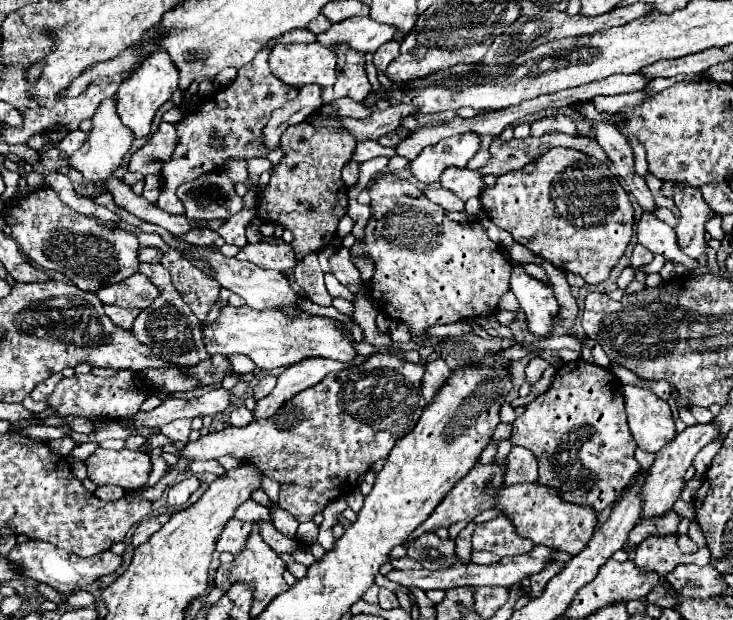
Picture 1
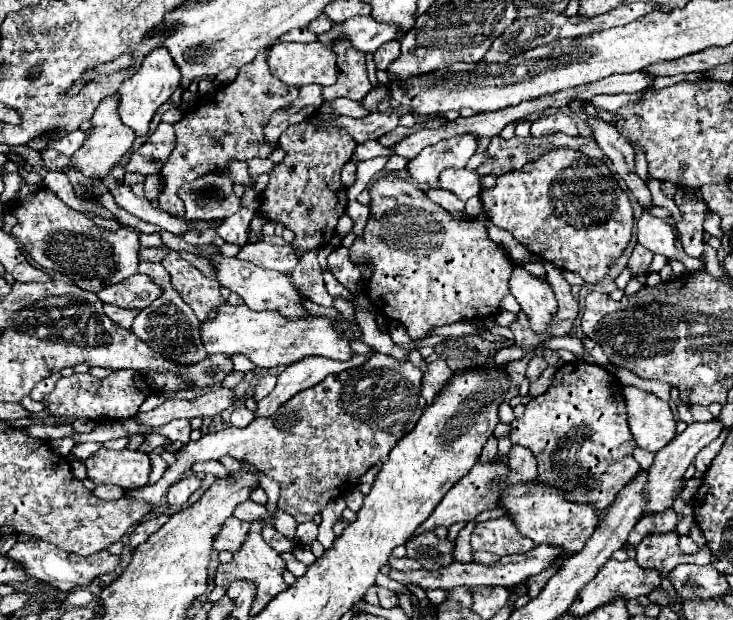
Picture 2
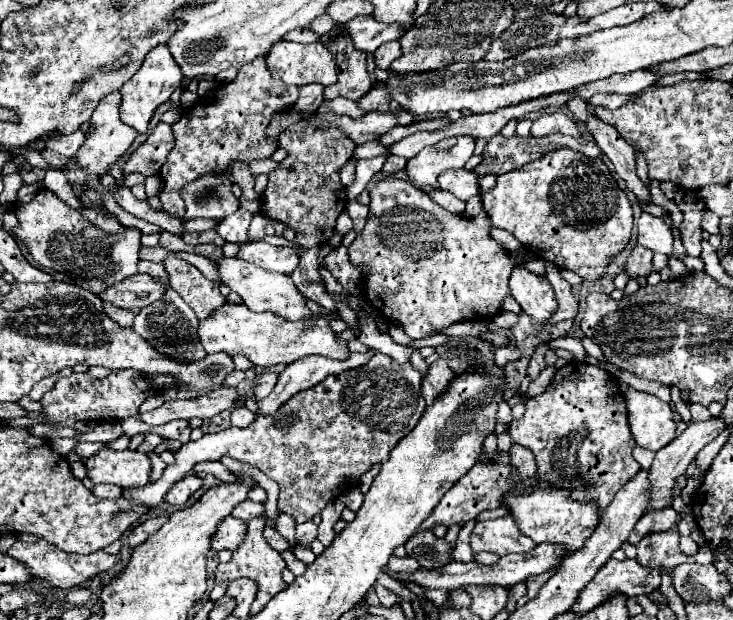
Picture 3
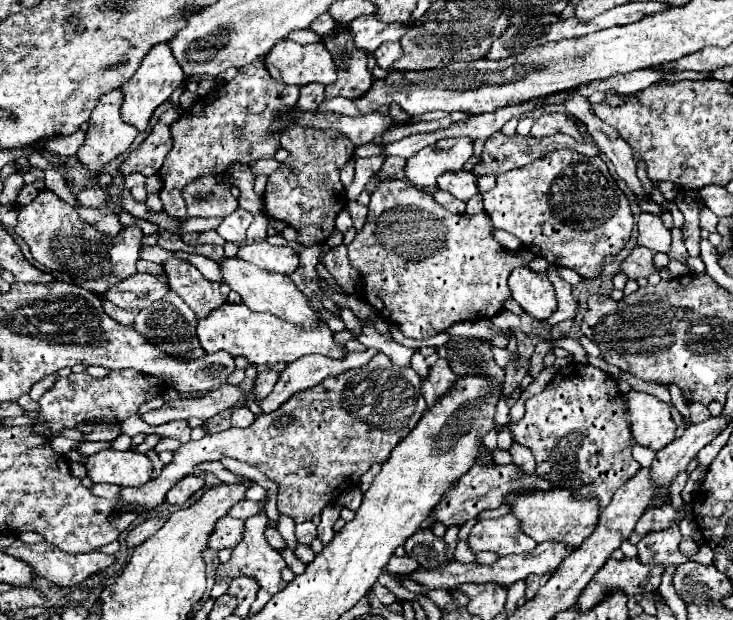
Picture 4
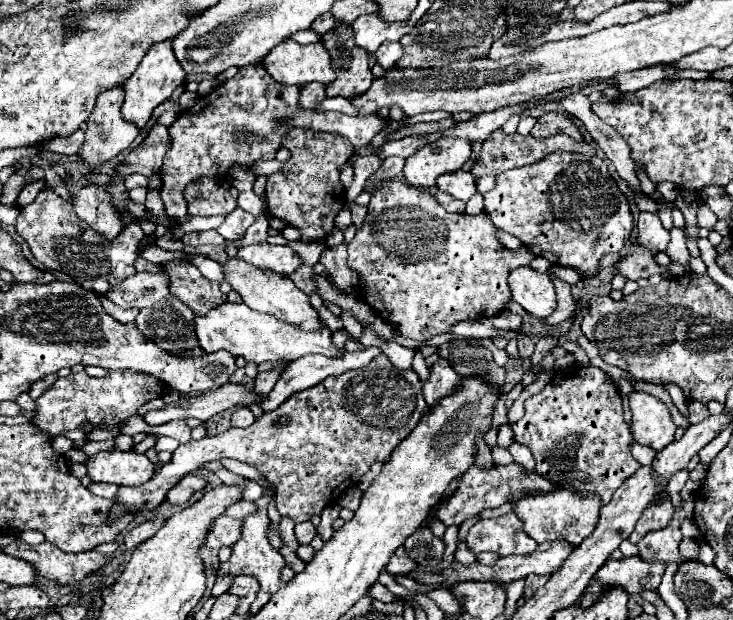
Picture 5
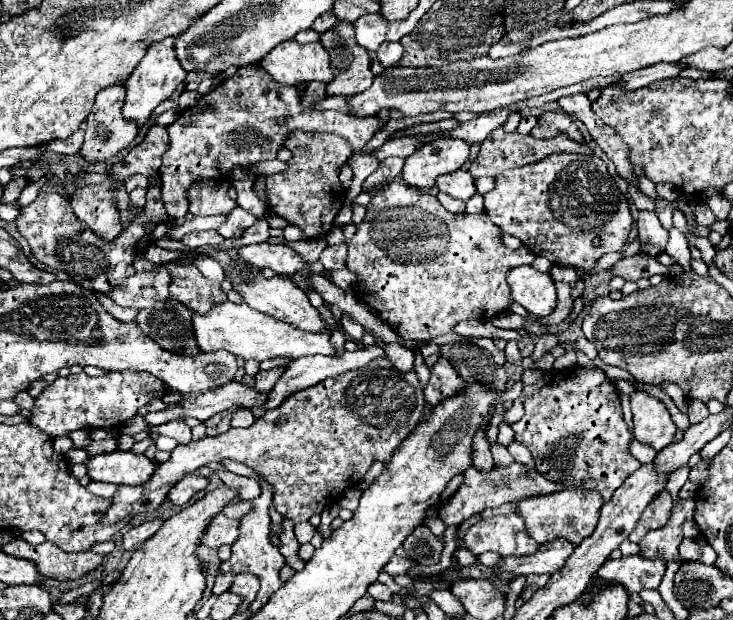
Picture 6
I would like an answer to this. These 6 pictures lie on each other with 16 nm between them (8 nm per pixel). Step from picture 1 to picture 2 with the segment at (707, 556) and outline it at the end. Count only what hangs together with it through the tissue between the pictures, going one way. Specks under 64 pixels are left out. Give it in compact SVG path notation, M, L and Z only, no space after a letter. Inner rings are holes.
M672 532L646 536L636 546L636 562L644 568L660 570L660 574L666 574L684 562L696 562L701 566L707 565L711 563L712 558L712 553L708 547L700 548L696 556L682 554L678 548L678 540L672 540Z

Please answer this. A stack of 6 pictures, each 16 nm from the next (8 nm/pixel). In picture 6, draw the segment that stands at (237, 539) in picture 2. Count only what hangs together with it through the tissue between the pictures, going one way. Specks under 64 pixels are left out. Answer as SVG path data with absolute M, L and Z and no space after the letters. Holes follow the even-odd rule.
M214 516L206 530L200 536L200 542L210 548L220 548L222 544L232 544L238 536L238 520L230 520L226 516Z

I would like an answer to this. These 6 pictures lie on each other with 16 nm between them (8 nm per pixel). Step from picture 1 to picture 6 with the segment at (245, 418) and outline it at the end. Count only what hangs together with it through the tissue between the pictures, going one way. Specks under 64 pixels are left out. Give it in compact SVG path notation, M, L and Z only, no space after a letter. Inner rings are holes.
M238 408L234 414L232 414L232 426L252 426L254 424L254 416L250 410L246 408Z

